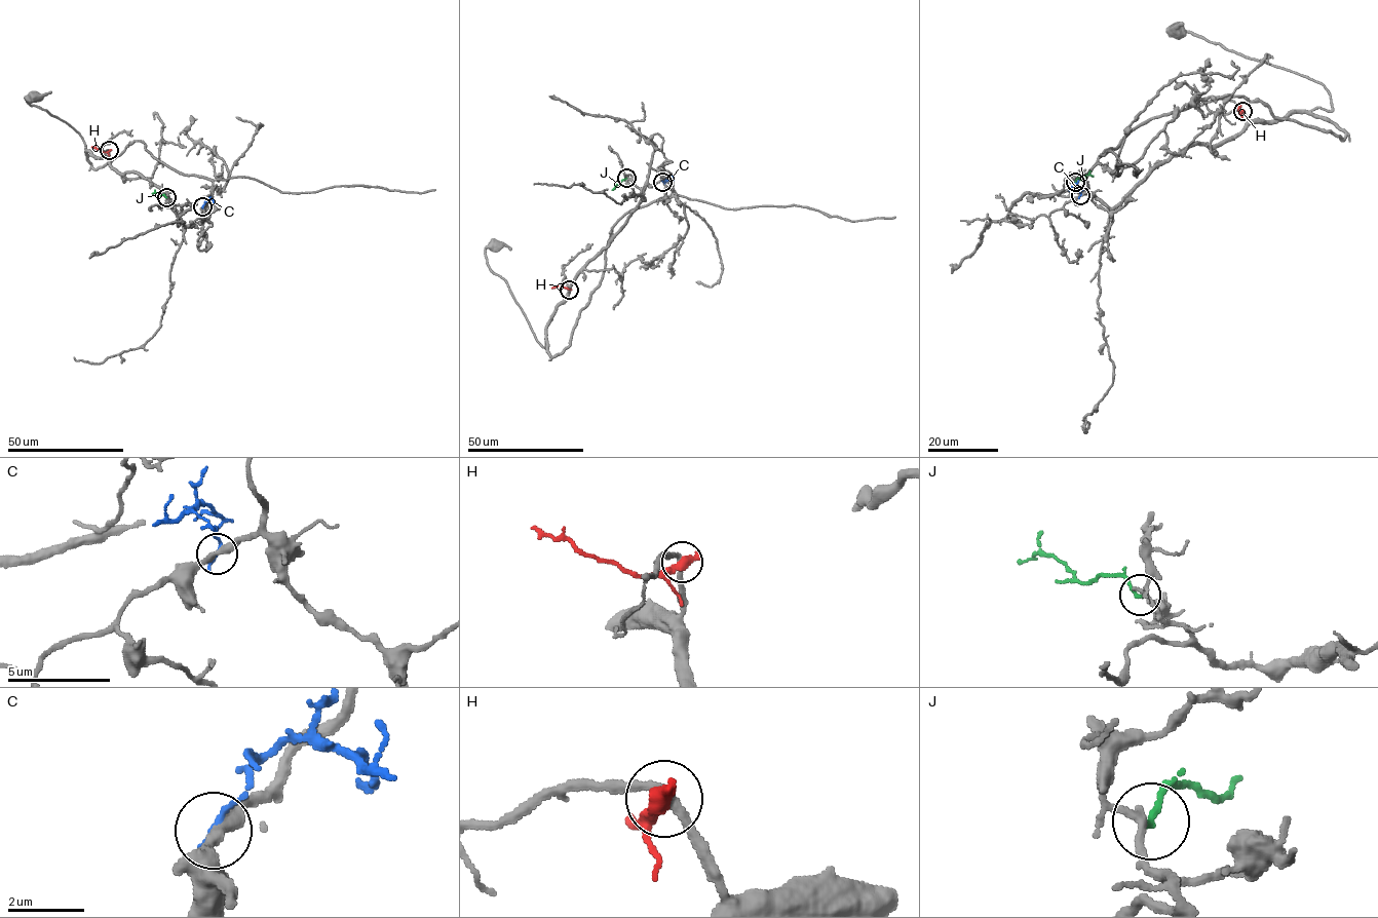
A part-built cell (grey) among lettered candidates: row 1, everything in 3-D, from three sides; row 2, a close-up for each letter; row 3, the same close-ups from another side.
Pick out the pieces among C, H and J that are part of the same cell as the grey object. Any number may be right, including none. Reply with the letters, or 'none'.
none

